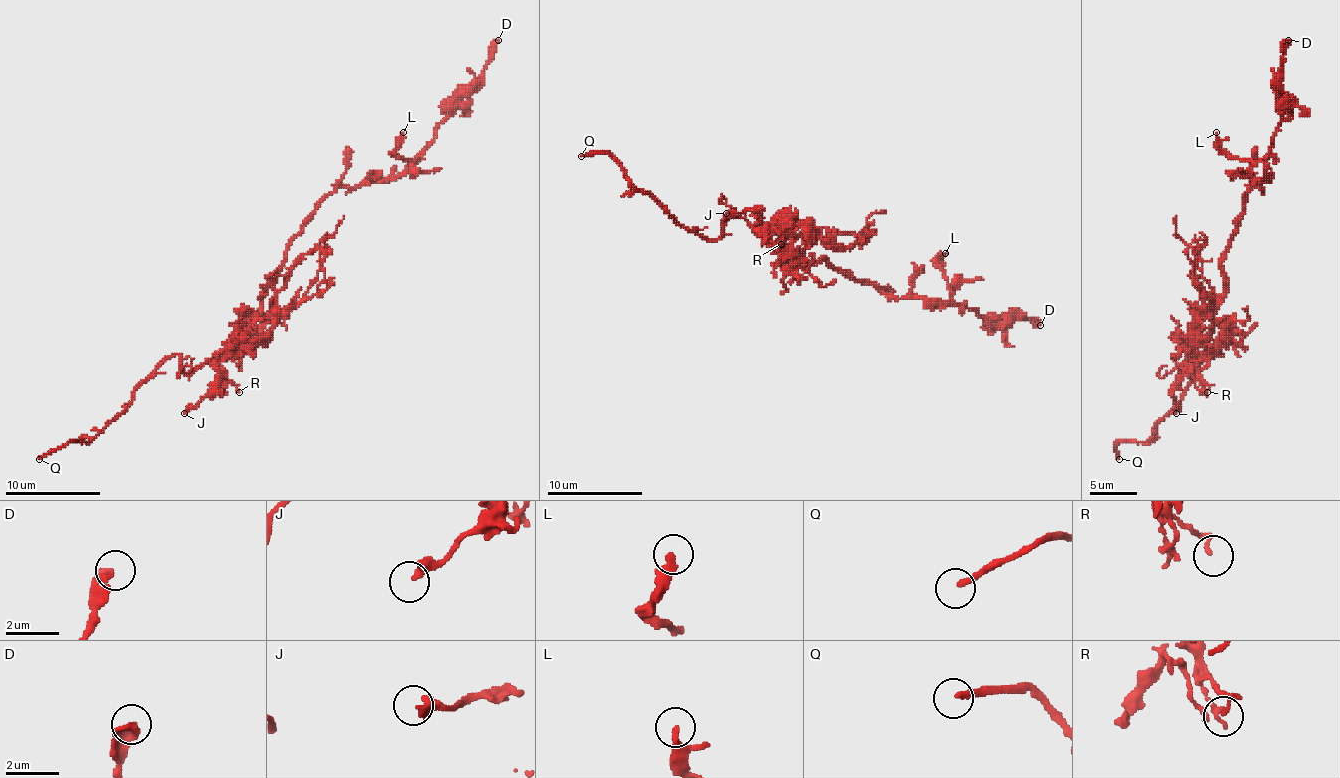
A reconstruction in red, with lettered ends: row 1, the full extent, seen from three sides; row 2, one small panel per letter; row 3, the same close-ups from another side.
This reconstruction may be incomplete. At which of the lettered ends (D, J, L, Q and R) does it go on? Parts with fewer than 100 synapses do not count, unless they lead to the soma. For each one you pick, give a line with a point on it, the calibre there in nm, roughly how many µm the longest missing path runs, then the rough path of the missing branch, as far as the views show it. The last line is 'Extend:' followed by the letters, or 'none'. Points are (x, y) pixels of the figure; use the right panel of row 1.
Q: Place: (1119, 459). Thickness 240 nm. Missing length about 15 µm
Extend: Q

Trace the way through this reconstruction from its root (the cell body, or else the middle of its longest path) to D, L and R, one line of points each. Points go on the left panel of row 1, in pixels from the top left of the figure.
D: (270, 285), (289, 242), (329, 194), (393, 180), (405, 168), (448, 109), (479, 82), (498, 40)
L: (270, 285), (289, 242), (329, 194), (339, 187), (393, 180), (405, 168), (408, 161), (396, 152), (403, 132)
R: (270, 285), (255, 318), (239, 335), (232, 344), (232, 351), (220, 363), (220, 373), (239, 392)

